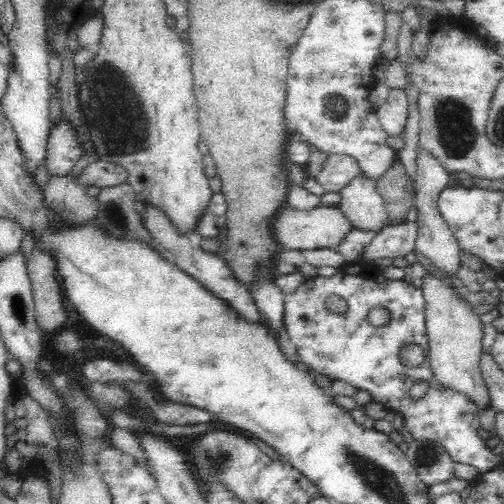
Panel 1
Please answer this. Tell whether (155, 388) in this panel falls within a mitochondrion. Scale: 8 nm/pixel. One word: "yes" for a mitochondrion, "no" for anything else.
no

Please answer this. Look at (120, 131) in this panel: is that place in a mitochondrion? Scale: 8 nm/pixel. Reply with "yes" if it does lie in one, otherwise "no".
yes

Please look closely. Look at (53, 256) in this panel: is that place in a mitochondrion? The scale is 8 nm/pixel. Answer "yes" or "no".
no

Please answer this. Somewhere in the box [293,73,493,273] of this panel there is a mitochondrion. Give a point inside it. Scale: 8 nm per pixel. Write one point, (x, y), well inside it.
(453, 124)

